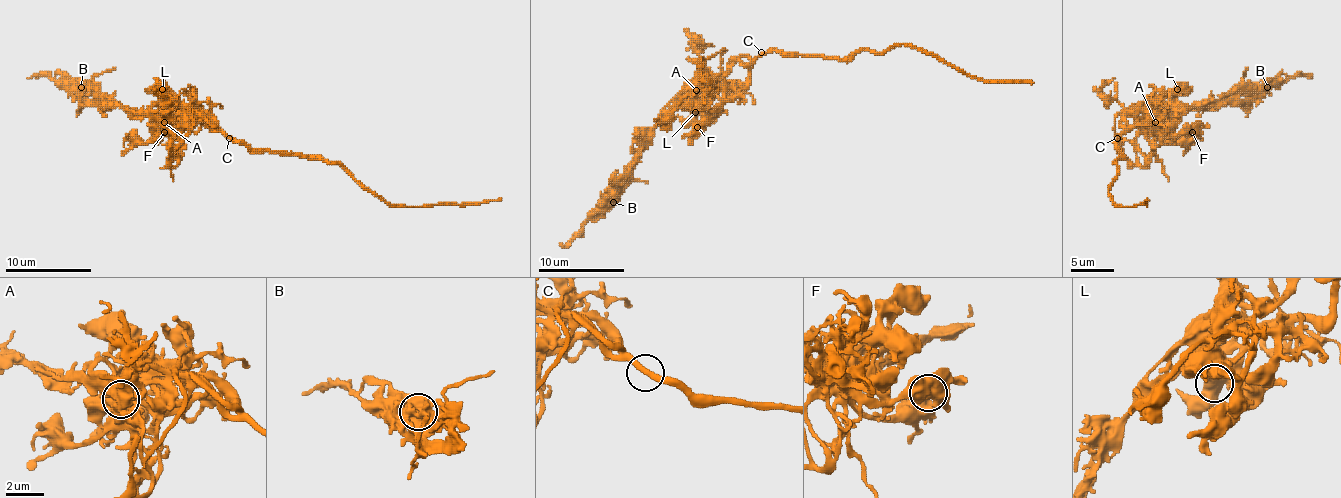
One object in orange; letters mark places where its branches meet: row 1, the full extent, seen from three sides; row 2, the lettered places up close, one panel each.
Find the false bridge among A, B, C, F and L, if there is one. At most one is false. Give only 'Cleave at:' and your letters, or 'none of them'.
Cleave at: A

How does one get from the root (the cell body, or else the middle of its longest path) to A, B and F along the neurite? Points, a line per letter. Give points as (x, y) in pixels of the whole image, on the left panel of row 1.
A: (231, 136), (226, 136), (203, 114), (179, 112), (164, 123)
B: (231, 136), (226, 136), (203, 114), (134, 114), (121, 106), (109, 106), (96, 93), (87, 93), (81, 87)
F: (231, 136), (207, 117), (177, 136), (164, 132)

